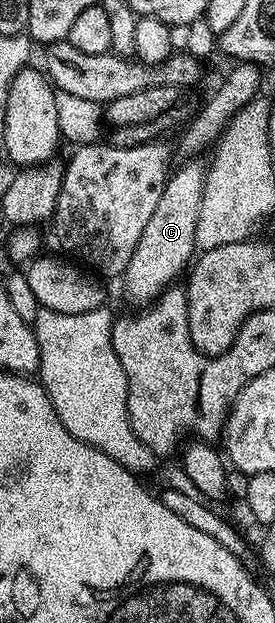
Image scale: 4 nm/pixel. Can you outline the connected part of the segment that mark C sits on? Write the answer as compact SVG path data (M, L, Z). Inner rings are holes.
M188 159L180 170L173 172L159 196L154 215L147 220L142 237L134 248L129 265L122 274L124 289L136 301L151 303L173 284L180 272L189 268L196 248L198 231L198 211L202 208L202 195L206 180L206 165L200 159ZM189 260L189 261L188 261Z

